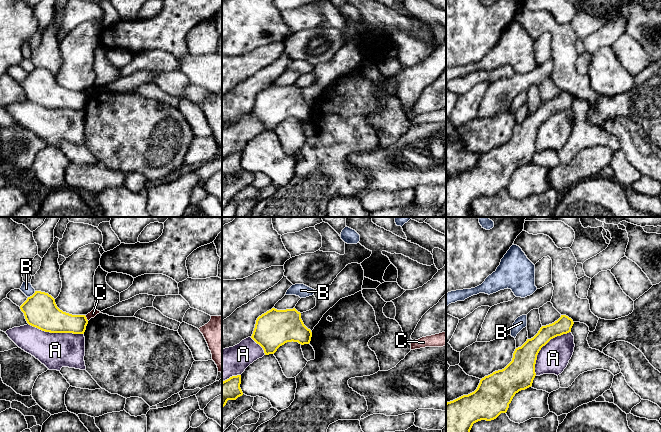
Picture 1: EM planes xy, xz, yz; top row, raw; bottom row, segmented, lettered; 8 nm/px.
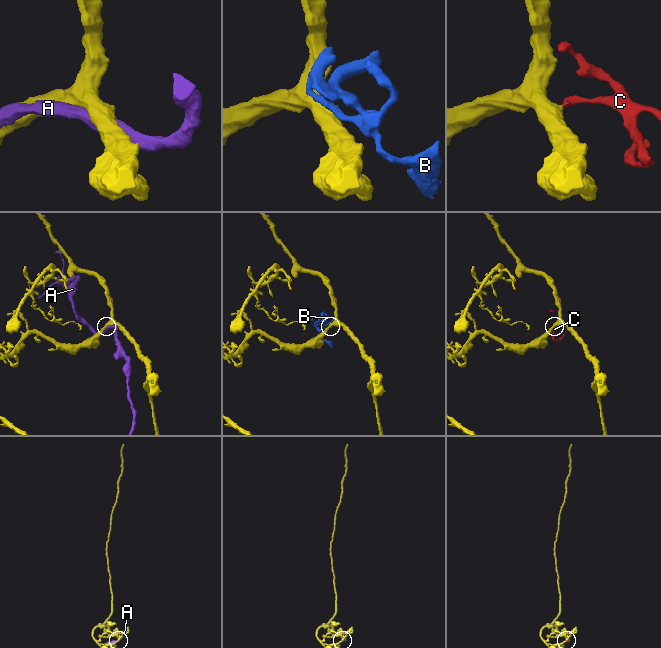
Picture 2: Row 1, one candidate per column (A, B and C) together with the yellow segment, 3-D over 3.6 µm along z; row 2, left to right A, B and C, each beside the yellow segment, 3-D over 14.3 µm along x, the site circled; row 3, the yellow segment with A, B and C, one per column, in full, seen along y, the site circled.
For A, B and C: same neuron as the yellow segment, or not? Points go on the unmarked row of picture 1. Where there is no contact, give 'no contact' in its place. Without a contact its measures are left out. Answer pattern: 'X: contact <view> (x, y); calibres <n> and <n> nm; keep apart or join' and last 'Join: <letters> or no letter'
A: contact yz (542, 122); calibres 220 and 240 nm; keep apart
B: contact xy (32, 71); calibres 280 and 90 nm; keep apart
C: contact xy (86, 94); calibres 190 and 60 nm; keep apart
Join: no letter

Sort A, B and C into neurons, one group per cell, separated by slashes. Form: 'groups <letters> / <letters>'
groups A / B / C

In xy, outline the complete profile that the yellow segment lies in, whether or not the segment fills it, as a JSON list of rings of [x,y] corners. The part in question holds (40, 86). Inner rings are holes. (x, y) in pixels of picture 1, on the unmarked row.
[[[35,67],[20,82],[27,99],[50,109],[84,110],[88,96],[85,91],[72,91],[60,86],[48,69]]]

